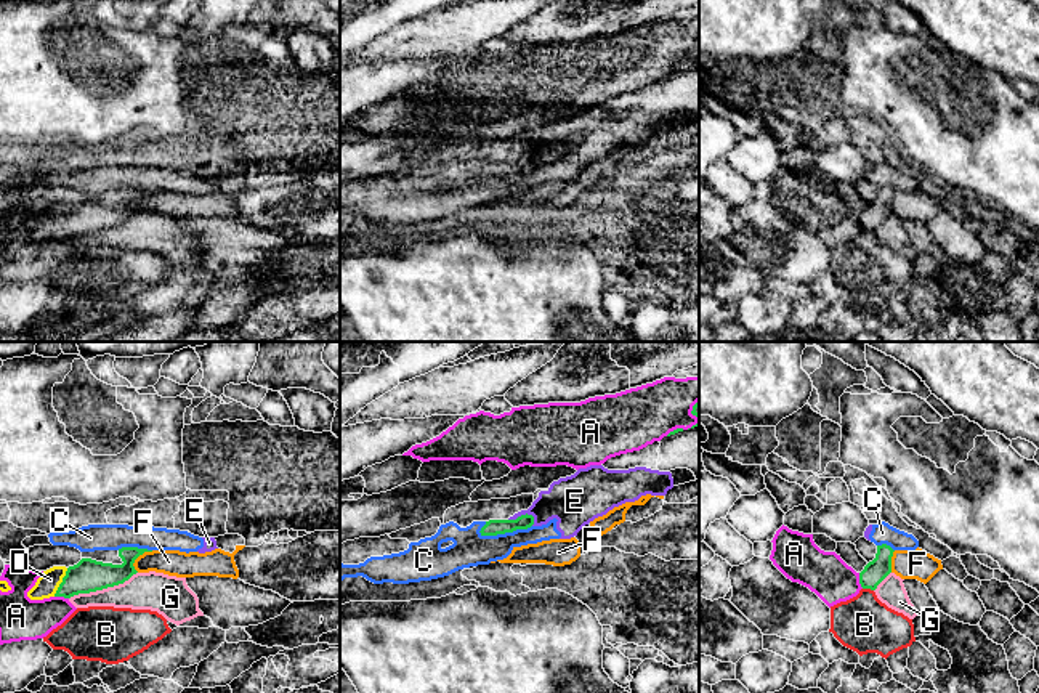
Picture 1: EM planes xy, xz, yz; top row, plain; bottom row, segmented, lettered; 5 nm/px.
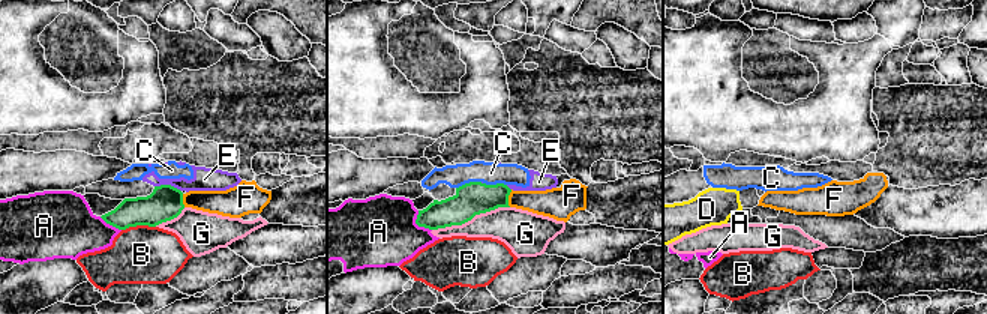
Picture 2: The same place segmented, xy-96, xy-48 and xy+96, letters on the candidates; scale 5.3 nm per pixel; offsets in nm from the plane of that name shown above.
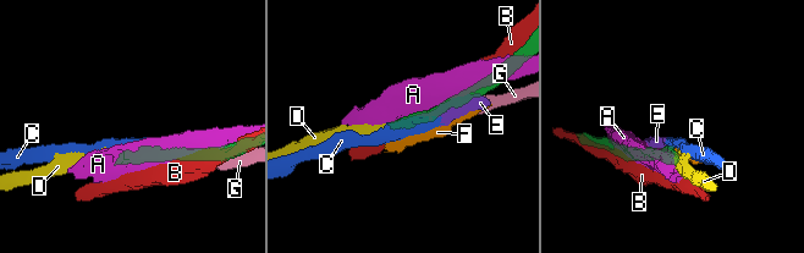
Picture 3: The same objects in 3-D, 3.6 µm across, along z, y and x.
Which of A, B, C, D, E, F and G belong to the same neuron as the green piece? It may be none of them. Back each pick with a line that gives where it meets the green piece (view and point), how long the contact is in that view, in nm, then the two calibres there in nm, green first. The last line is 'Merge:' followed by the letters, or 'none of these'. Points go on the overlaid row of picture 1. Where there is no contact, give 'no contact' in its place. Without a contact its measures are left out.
D: meets green in xy at (61, 583); contact 160 nm long; 160 nm thick on the green side, 110 nm on the other
Merge: D

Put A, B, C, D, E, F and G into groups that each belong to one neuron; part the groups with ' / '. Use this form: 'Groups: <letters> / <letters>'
Groups: A / B / C E / D / F / G

